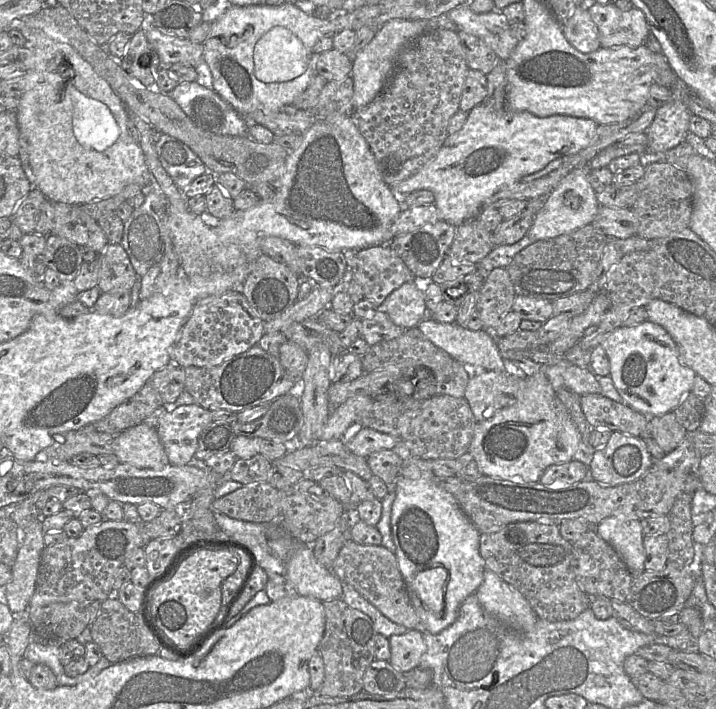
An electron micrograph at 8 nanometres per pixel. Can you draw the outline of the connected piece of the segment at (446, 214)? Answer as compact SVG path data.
M481 103L469 111L463 127L448 135L437 154L416 174L390 186L403 194L428 189L434 194L434 204L447 223L458 226L475 218L484 208L485 202L495 193L507 189L521 178L543 169L551 161L574 154L586 148L593 140L598 124L587 118L568 115L538 117L526 111L510 111L508 108L495 109Z

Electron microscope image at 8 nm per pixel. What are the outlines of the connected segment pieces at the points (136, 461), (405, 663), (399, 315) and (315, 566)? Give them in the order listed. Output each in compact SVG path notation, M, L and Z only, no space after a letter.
M143 422L115 436L114 454L120 463L138 468L162 469L170 464L156 428Z
M408 629L404 634L389 637L391 665L402 673L418 667L420 660L427 651L423 634L415 629Z
M419 280L406 282L388 295L383 302L389 318L398 326L415 328L424 320L427 309Z
M312 545L297 548L286 564L285 576L298 595L322 602L342 599L341 580L315 558Z

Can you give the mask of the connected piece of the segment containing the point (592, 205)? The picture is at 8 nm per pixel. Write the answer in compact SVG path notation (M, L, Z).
M578 168L565 176L550 193L542 209L535 215L526 235L535 240L550 239L593 223L600 205L588 181L588 173L587 168Z

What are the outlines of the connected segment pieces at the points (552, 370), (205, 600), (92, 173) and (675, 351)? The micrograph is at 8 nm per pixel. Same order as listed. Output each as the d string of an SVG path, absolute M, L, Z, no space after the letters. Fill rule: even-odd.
M531 359L509 361L508 366L520 369L526 376L544 373L556 391L568 389L580 396L601 393L601 385L590 367L579 367L568 361L542 365Z
M233 548L201 549L185 560L171 579L154 589L151 613L170 640L185 649L192 649L197 639L214 624L221 608L222 583L236 571L239 553Z
M45 33L31 34L30 42L27 43L27 45L34 52L34 65L26 72L27 90L20 96L19 104L15 112L17 115L20 134L24 140L25 146L27 147L29 164L36 178L35 186L33 187L39 189L47 199L54 202L86 204L115 196L130 184L147 184L151 185L151 187L156 186L156 181L148 168L142 149L129 134L129 112L107 81L95 72L91 64L87 62L75 48L67 43L52 40L47 37Z
M646 320L632 327L620 326L600 345L608 355L613 383L625 404L632 409L649 417L664 415L672 412L692 391L696 372L683 363L677 344L669 333L658 324Z

